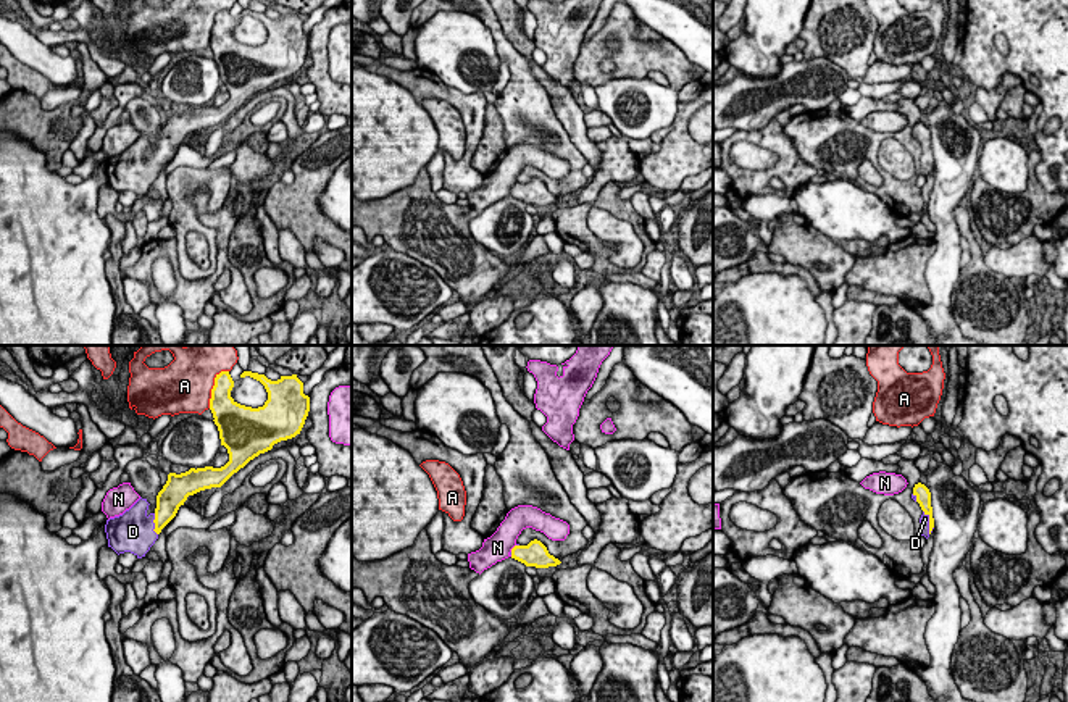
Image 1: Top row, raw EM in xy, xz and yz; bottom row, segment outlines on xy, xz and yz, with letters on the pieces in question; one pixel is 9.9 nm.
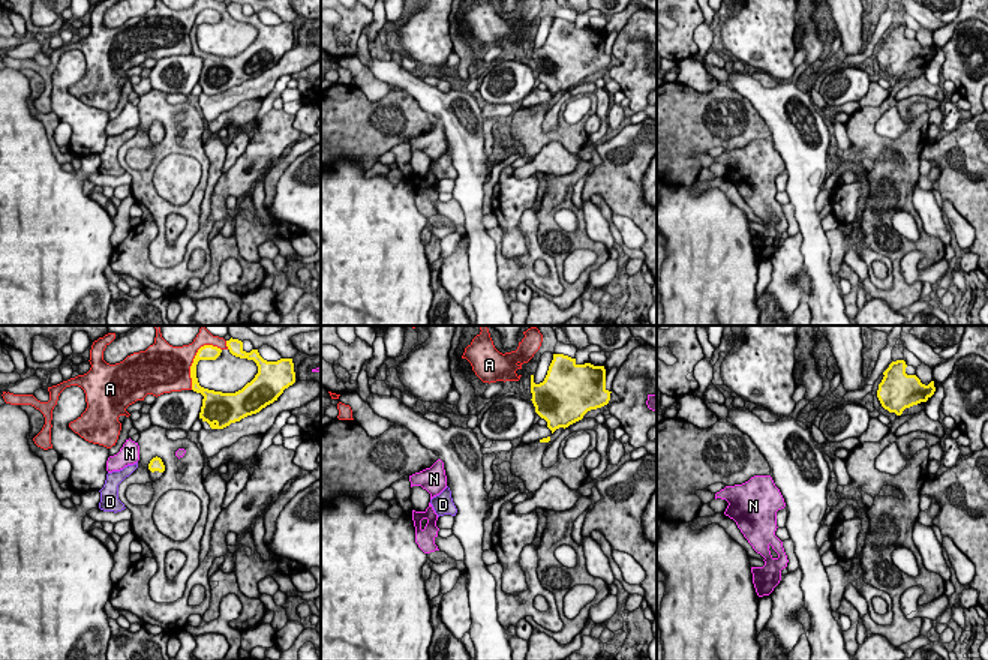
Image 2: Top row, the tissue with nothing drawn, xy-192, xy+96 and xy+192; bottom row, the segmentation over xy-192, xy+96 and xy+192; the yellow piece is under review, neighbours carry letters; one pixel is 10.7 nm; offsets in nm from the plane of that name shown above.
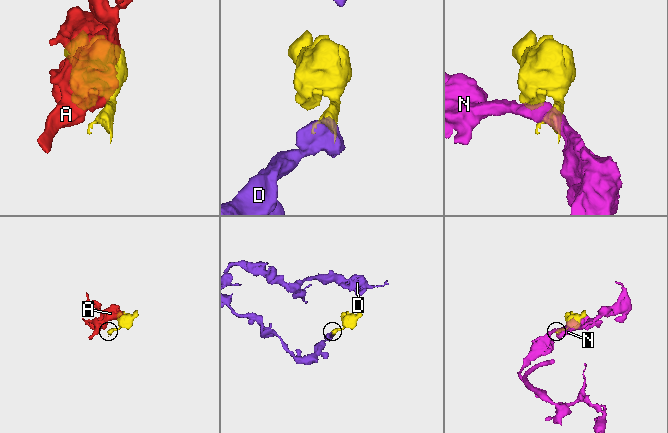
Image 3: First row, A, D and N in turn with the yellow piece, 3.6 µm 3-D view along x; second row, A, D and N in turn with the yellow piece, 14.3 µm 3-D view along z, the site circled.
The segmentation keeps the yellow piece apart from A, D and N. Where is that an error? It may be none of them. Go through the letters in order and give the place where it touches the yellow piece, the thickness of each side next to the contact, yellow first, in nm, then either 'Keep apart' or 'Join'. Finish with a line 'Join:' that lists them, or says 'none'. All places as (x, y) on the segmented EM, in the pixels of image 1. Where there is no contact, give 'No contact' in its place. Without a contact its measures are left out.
A: Touches yellow at xy (213, 386). Thickness 260 nm (yellow) against 480 nm. Keep apart
D: Touches yellow at yz (930, 522). Thickness 160 nm (yellow) against 100 nm. Join
N: Touches yellow at xz (513, 547). Thickness 240 nm (yellow) against 280 nm. Keep apart
Join: D

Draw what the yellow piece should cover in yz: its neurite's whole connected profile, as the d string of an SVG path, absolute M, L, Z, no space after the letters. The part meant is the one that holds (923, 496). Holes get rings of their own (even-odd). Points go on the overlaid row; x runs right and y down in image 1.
M918 483L913 487L912 499L915 502L918 502L921 510L923 510L923 515L920 518L921 536L924 536L928 539L929 534L932 533L932 529L934 529L934 518L932 518L932 507L931 507L931 492L929 492L929 489L924 484Z

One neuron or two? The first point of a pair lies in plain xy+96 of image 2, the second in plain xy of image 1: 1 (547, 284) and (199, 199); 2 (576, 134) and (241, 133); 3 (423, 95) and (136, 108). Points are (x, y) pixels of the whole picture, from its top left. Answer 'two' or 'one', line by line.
1: one
2: one
3: one

